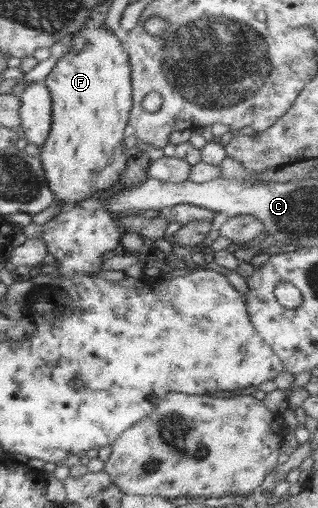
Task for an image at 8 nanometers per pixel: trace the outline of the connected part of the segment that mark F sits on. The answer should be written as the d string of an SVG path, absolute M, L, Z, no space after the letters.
M88 24L69 41L70 51L60 57L51 72L44 79L53 94L53 125L50 136L42 146L40 160L43 163L46 179L57 199L63 201L64 209L78 206L78 201L90 199L104 190L116 186L120 175L127 167L124 155L124 138L129 133L130 115L133 109L133 66L130 55L122 40L99 25L90 28Z

